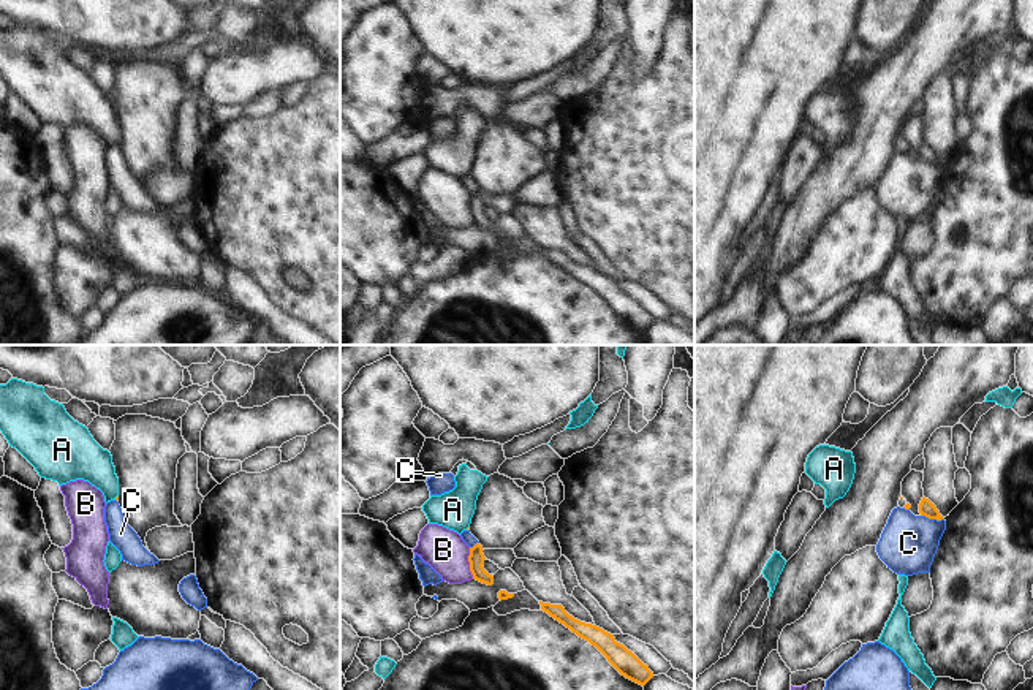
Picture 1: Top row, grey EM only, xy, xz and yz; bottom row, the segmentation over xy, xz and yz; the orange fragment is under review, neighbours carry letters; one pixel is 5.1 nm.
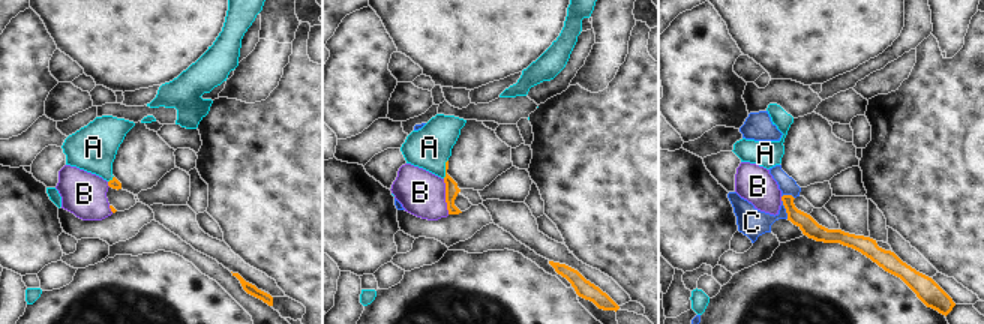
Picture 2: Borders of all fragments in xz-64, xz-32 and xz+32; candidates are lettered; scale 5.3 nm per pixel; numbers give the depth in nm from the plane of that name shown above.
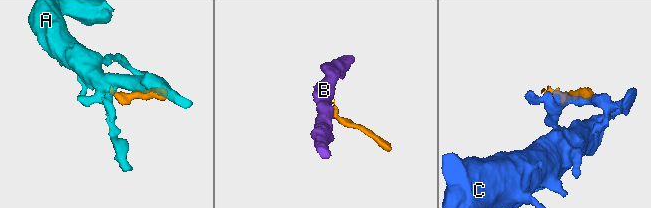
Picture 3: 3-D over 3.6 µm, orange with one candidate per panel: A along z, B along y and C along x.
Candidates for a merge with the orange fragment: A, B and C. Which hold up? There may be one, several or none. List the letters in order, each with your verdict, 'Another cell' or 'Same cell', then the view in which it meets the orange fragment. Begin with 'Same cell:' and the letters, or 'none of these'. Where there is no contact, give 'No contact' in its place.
Same cell: A
A: Same cell. Touches orange in xy
B: Another cell. Touches orange in xz
C: Another cell. Touches orange in yz

